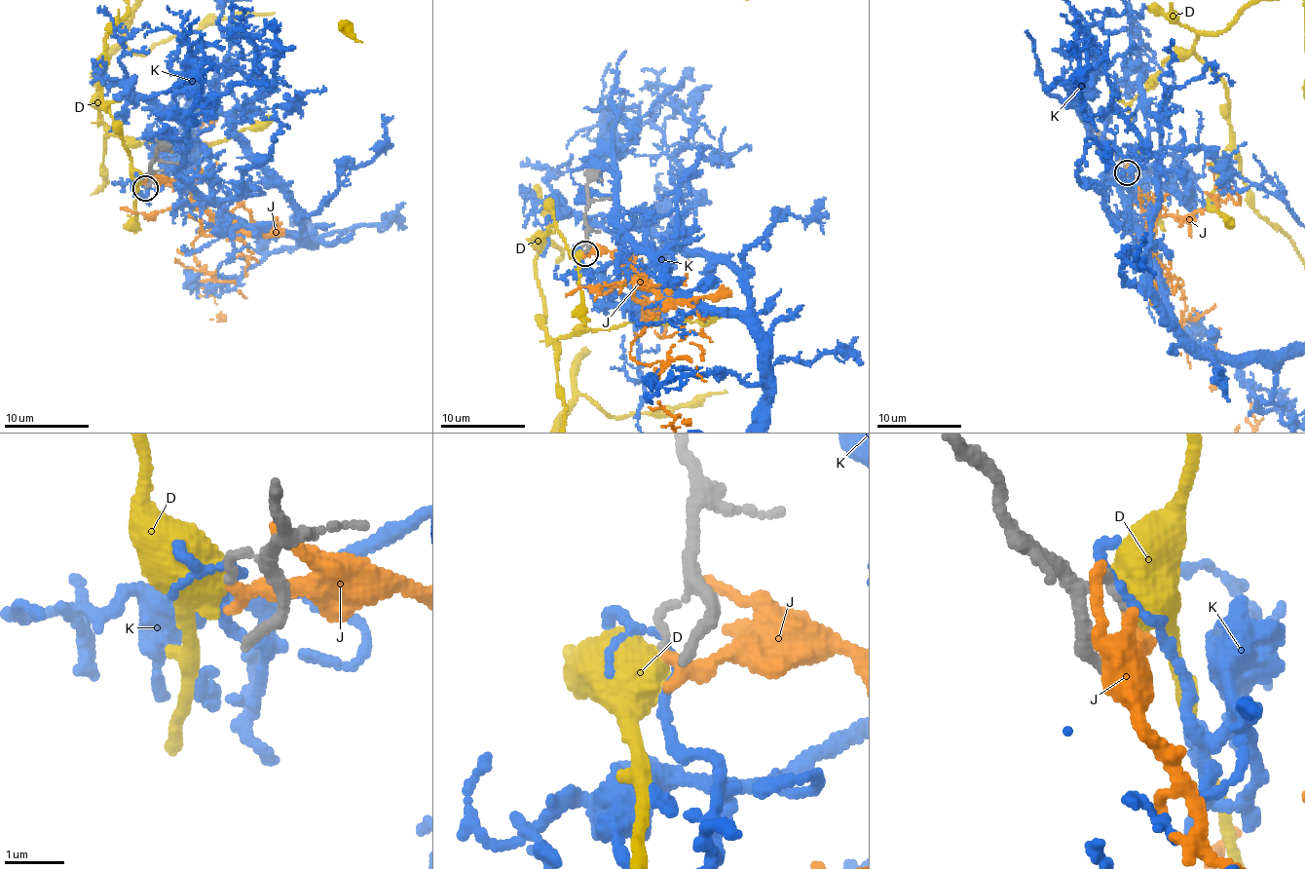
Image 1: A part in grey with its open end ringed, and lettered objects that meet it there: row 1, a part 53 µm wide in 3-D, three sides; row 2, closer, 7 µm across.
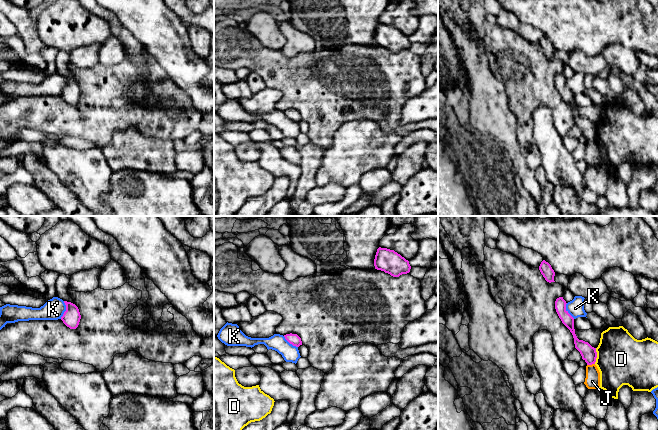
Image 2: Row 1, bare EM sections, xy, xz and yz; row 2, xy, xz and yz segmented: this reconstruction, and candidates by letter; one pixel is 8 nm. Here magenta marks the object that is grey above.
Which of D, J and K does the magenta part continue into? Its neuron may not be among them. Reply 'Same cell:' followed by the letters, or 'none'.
Same cell: none

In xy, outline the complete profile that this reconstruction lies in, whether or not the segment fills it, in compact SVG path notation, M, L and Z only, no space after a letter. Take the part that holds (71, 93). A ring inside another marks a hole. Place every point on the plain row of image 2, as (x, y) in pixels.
M64 77L64 79L66 81L66 87L61 93L61 96L70 105L76 105L81 95L79 85L71 78Z

